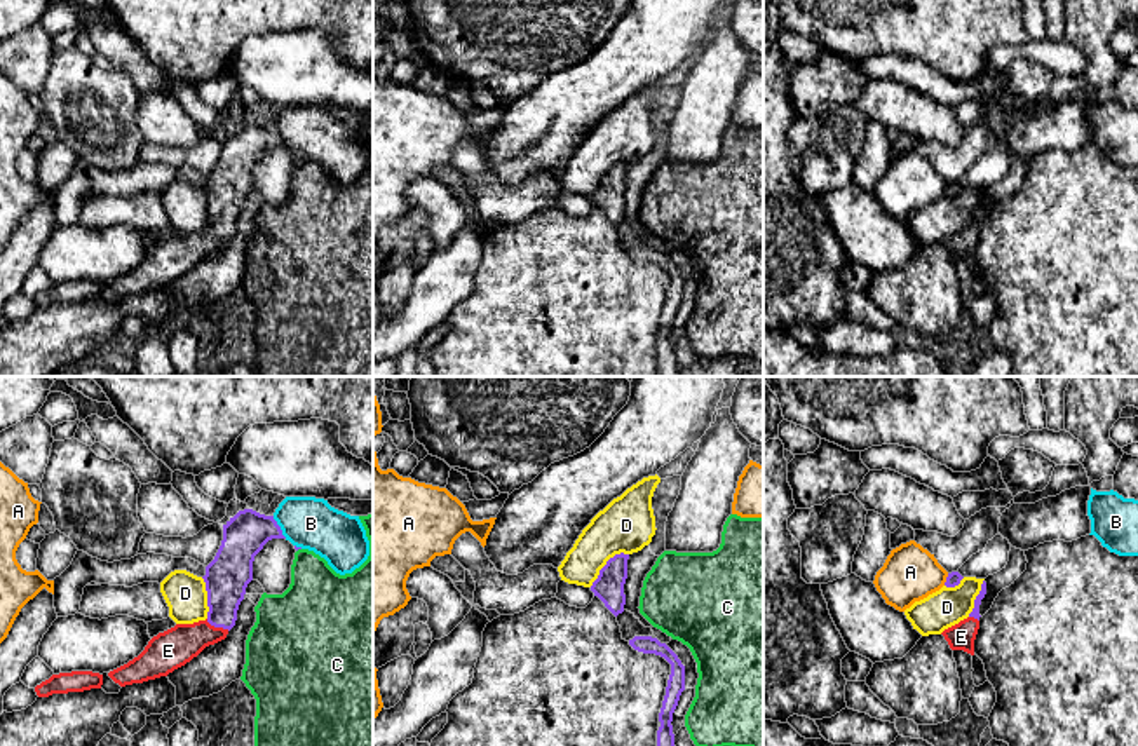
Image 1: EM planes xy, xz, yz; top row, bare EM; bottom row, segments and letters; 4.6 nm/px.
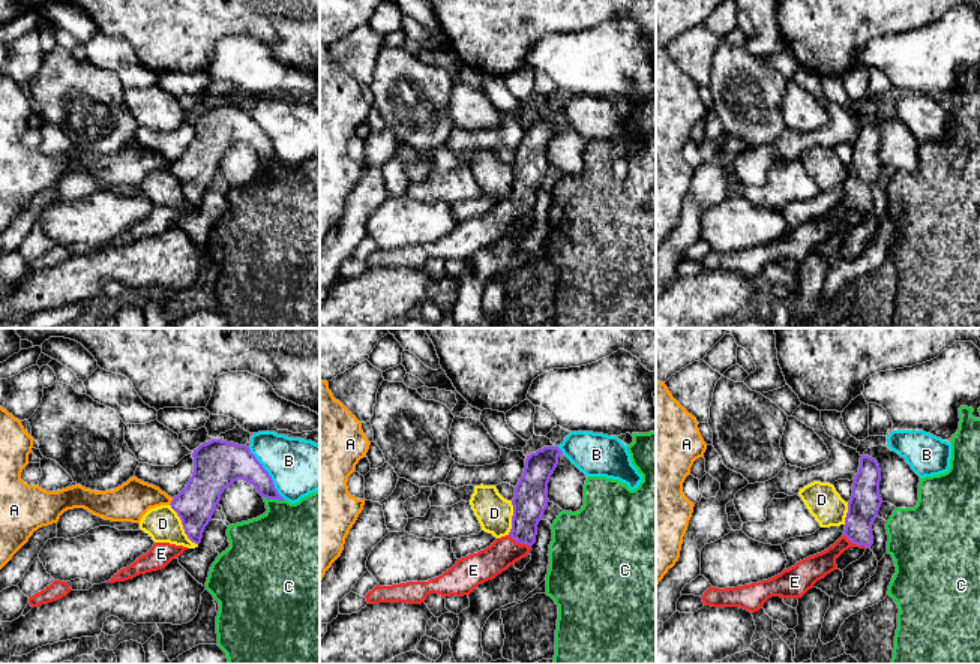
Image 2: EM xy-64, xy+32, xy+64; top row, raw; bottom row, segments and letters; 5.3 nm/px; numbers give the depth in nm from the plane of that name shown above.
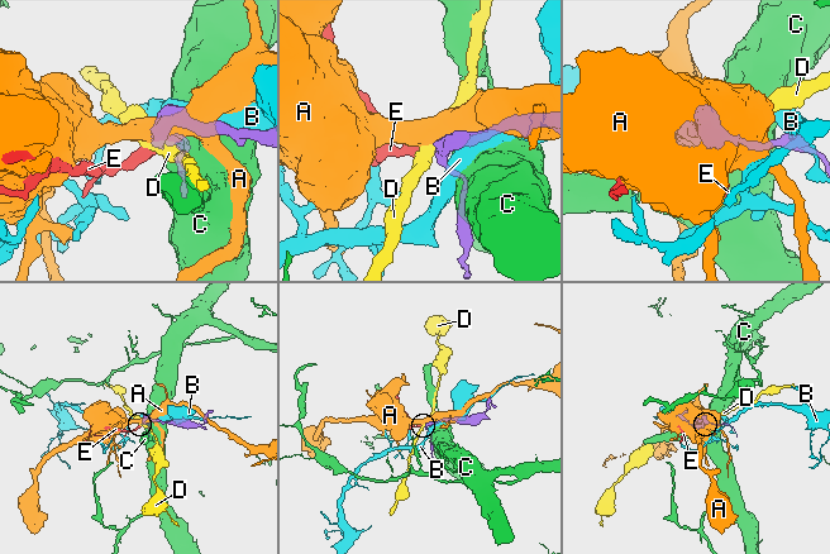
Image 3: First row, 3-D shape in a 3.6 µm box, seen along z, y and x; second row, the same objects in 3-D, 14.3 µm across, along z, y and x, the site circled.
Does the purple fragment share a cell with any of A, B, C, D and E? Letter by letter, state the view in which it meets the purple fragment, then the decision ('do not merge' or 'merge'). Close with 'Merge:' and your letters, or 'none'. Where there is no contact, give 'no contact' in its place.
A: contact in yz; do not merge
B: contact in xy; do not merge
C: contact in xy; do not merge
D: contact in xz; do not merge
E: contact in xy; merge
Merge: E

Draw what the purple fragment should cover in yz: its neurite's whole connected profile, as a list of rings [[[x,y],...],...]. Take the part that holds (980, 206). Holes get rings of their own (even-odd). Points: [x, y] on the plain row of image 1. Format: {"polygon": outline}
{"polygon": [[[983,190],[981,200],[974,209],[974,218],[969,223],[969,227],[941,242],[952,260],[964,260],[974,265],[974,249],[979,239],[979,227],[981,227],[979,214],[985,204],[986,204],[986,192]]]}

